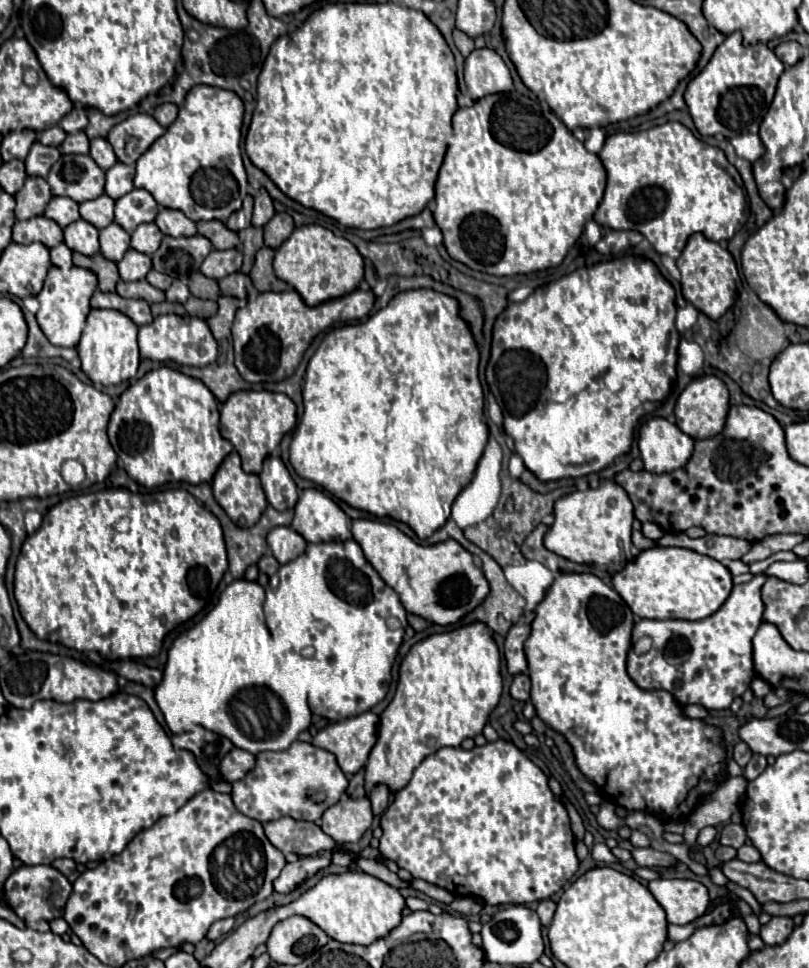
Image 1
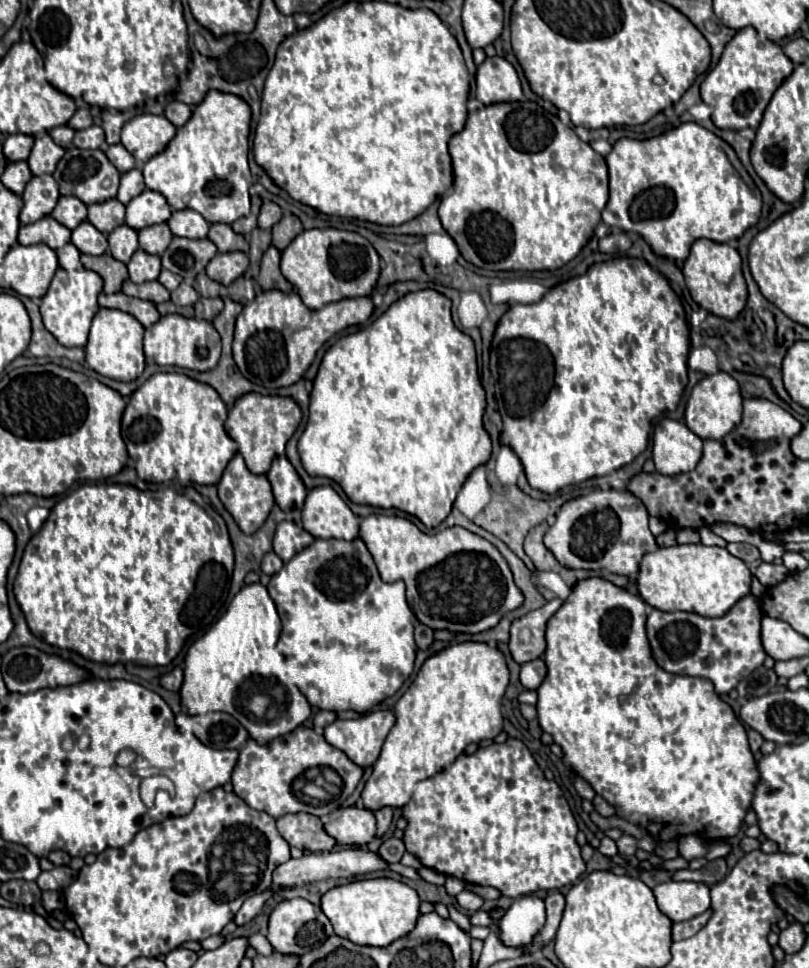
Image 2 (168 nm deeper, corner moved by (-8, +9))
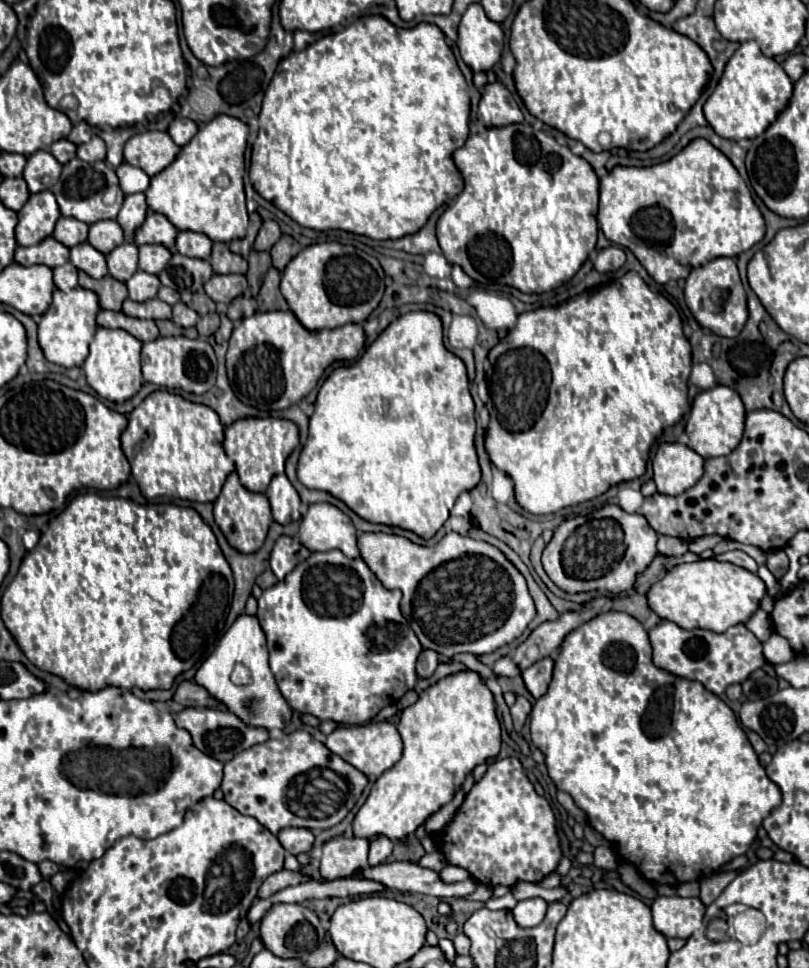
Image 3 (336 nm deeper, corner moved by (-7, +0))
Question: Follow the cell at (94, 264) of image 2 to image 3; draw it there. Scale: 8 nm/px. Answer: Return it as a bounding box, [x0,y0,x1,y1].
[78,272,128,310]

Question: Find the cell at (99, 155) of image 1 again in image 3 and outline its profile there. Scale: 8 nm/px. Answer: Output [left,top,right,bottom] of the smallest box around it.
[116,162,150,194]

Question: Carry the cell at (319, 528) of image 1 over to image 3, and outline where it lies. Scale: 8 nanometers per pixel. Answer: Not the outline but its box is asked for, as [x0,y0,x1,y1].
[298,502,360,558]

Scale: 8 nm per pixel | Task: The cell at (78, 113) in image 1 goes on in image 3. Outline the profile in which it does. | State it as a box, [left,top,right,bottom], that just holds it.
[68,122,92,144]

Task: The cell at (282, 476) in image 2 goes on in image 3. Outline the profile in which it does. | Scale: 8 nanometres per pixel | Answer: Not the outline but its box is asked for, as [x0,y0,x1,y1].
[266,474,300,524]

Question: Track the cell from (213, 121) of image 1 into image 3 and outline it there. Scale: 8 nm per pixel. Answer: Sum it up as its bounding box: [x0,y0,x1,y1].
[146,116,248,242]

